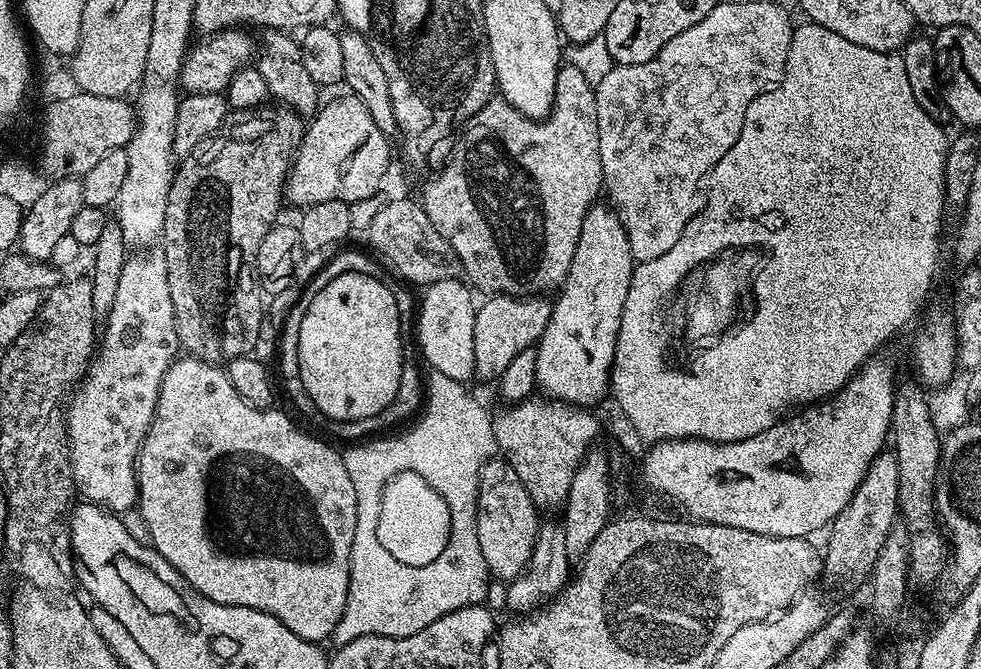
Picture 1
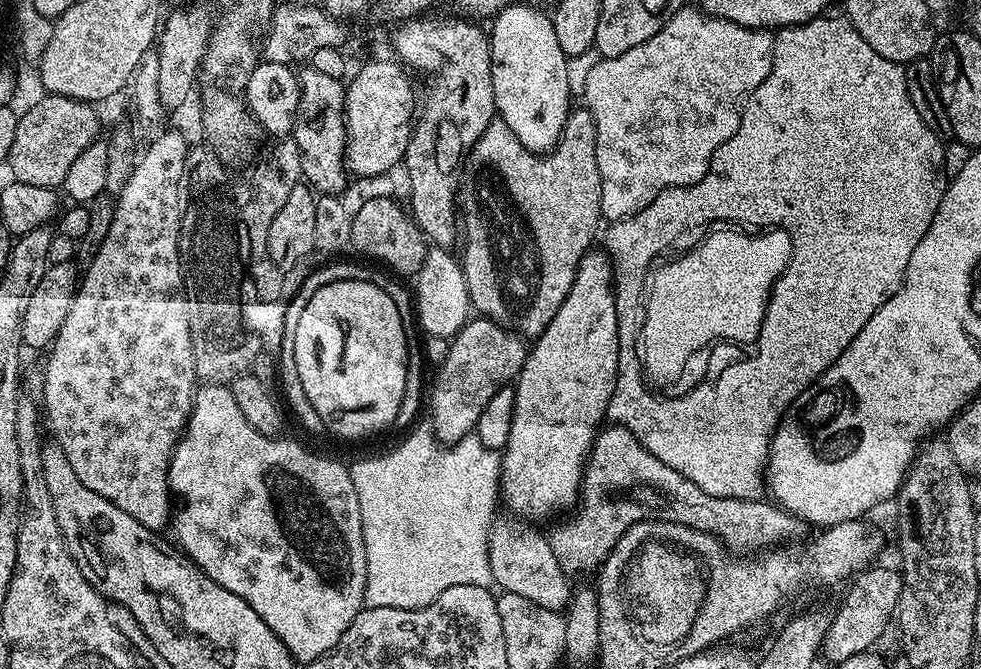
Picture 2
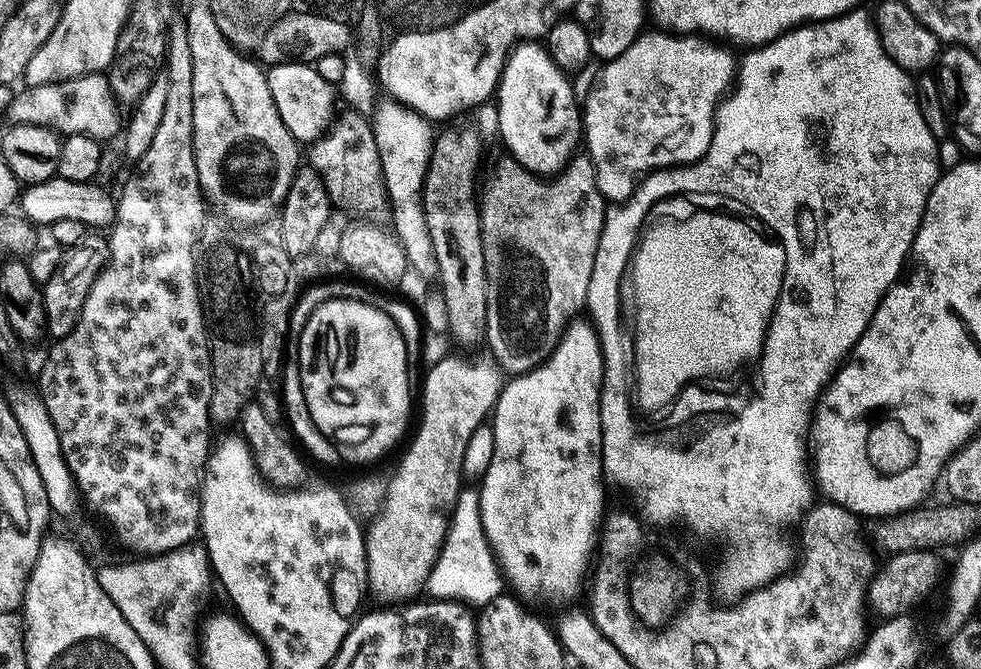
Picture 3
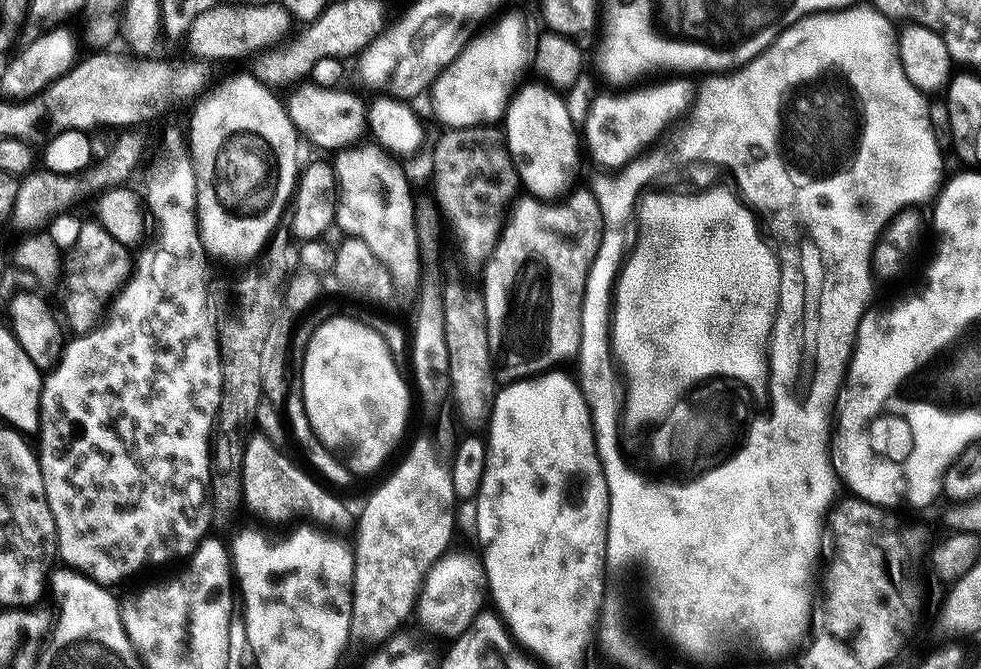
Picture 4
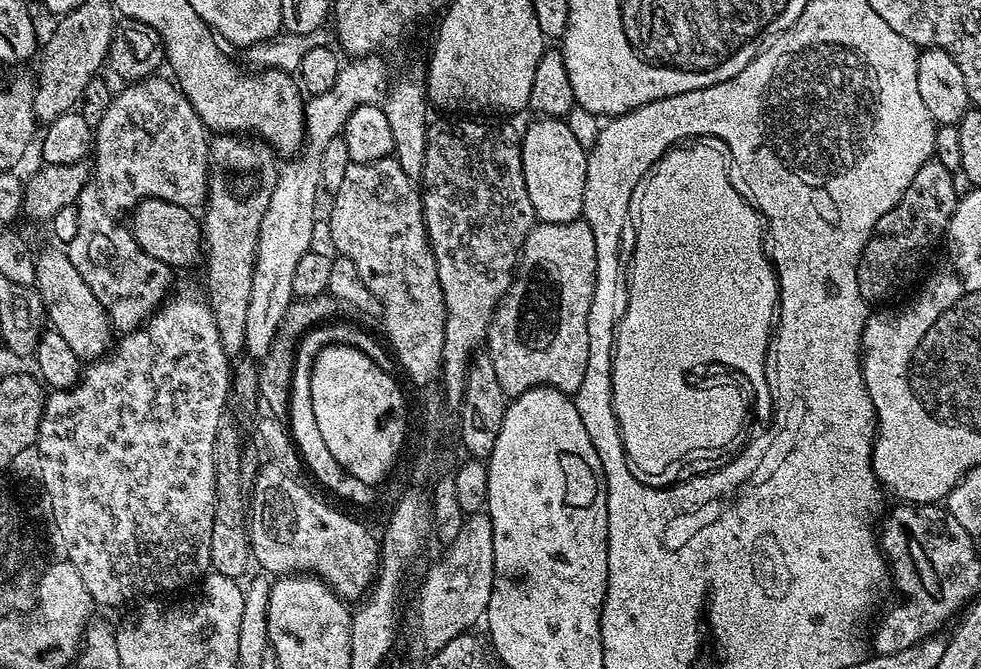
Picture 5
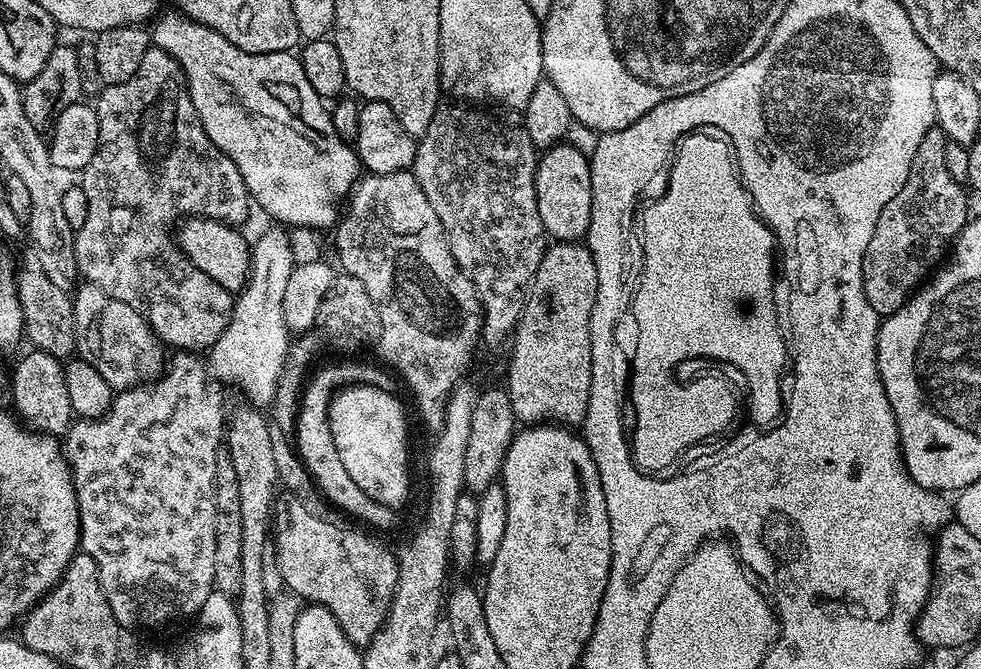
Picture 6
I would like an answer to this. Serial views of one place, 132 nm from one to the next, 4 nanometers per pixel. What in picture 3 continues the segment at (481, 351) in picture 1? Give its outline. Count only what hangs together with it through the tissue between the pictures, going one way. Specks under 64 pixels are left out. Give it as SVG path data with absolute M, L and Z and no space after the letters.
M444 356L424 376L424 405L416 437L405 450L392 481L387 481L376 521L366 528L366 588L381 600L381 605L411 601L412 591L429 579L440 556L450 523L448 515L462 491L462 458L470 444L470 434L495 409L500 389L506 383L496 361L484 356L477 360Z

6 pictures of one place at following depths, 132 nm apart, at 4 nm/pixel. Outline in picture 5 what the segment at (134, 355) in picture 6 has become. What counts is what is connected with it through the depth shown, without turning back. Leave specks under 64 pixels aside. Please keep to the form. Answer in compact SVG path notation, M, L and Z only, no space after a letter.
M56 248L39 251L35 257L36 290L42 298L47 319L82 362L103 359L113 347L114 329L111 321L105 309L94 298L93 291L87 286L85 279L70 262L67 251Z

